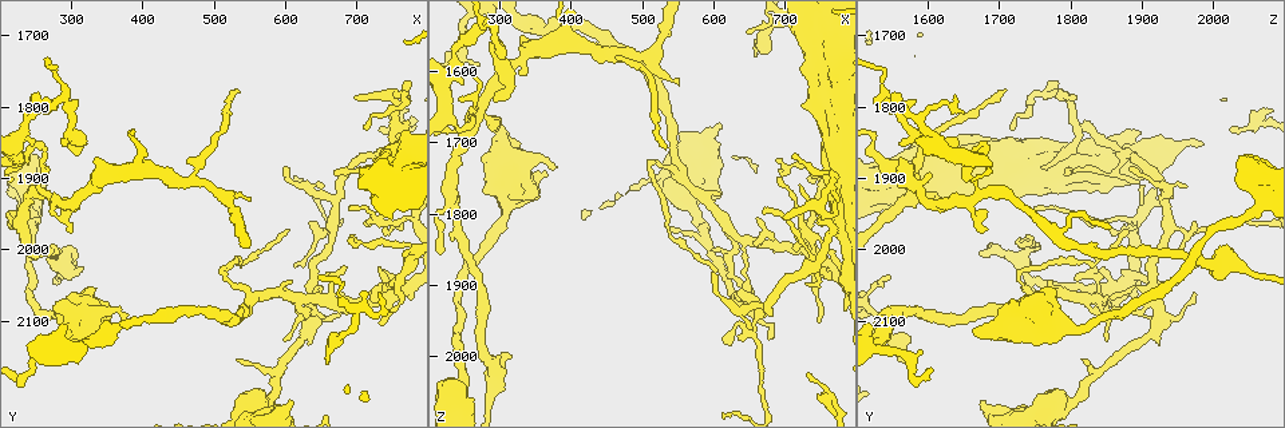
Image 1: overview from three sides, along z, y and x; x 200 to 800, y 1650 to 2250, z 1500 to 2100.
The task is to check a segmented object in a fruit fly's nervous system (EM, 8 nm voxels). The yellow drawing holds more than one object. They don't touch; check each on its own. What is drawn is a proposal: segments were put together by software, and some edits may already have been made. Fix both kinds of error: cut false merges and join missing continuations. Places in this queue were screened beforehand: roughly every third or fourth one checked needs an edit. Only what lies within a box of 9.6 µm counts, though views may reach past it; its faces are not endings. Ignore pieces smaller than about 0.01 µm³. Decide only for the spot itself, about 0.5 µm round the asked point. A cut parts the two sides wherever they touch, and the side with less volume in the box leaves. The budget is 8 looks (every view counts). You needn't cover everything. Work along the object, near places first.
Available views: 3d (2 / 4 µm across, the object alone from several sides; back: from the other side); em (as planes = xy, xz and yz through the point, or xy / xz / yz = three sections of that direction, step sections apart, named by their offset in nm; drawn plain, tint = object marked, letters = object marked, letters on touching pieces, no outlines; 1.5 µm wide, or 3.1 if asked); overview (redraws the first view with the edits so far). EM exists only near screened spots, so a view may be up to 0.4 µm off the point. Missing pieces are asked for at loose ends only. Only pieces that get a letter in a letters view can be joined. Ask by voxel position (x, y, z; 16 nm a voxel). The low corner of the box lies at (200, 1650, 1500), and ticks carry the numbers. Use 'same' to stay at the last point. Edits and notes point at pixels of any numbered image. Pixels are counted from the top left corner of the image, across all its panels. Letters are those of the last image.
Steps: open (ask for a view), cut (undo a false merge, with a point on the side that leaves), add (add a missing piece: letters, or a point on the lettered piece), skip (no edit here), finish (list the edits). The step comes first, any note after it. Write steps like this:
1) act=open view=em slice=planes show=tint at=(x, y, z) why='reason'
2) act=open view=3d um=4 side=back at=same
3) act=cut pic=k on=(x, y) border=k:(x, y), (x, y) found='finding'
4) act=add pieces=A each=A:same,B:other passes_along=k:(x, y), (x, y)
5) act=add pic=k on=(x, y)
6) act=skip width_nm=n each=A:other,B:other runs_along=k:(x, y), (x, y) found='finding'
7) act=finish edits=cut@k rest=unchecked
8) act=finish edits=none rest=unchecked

act=open view=3d um=2 at=(250, 1850, 1675) why='abrupt turn'

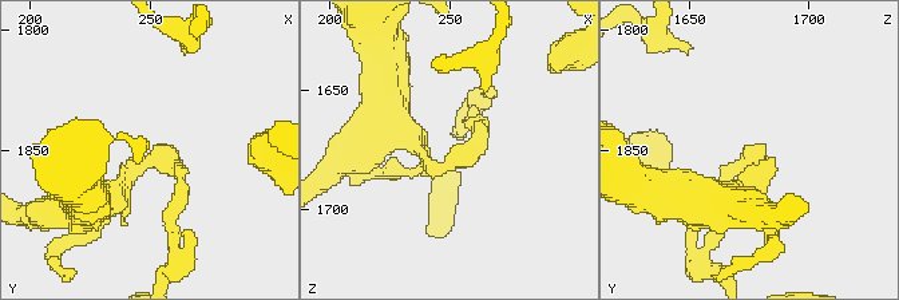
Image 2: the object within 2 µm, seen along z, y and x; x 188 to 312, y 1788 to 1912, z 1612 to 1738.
act=open view=em slice=planes show=letters at=(253, 1856, 1679) why='shape alone is not enough'

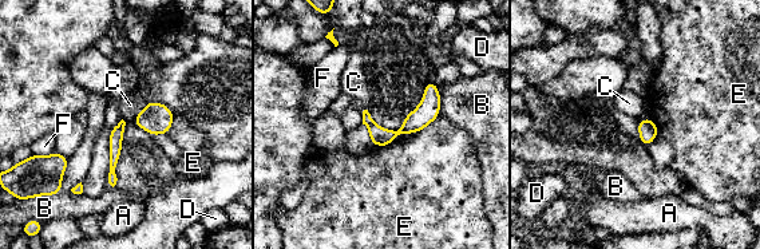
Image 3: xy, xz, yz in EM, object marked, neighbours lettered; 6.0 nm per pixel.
act=cut pic=3 on=(113, 178) width_nm=110 each=A:other,B:other,C:other,D:other,E:other,F:other found='a second neuron is stuck on'

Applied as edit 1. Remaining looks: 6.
act=open view=overview

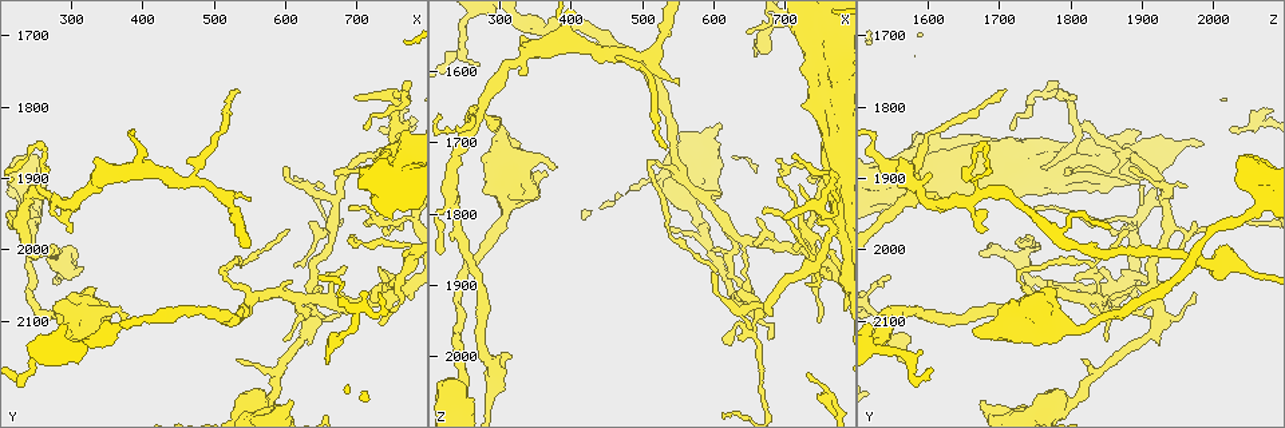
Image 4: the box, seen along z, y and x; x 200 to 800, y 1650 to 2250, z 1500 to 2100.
act=open view=em slice=planes show=tint at=(640, 2050, 1915) why='four-way junction'

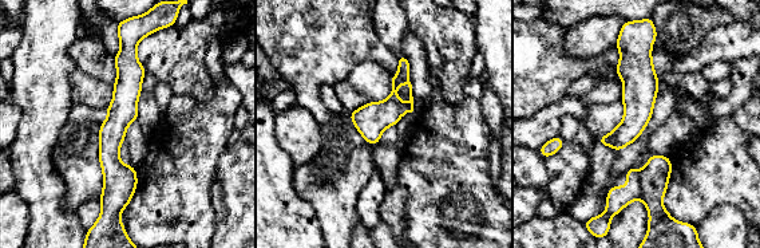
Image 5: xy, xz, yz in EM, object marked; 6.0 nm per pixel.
act=open view=em slice=planes show=letters at=same why='what lies round it'

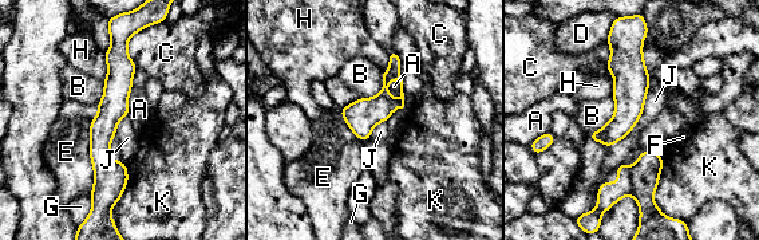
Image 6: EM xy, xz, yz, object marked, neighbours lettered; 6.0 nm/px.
act=skip each=A:other,B:other,C:other,D:other,E:other,F:other,G:other,H:other,J:other,K:other found='continuous, no second neuron'

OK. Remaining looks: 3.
act=open view=em slice=planes show=letters at=(755, 1785, 1790) why='branch point'

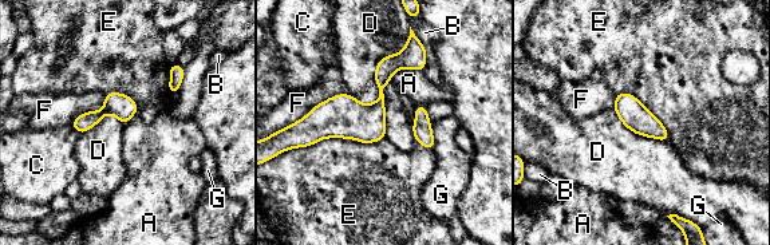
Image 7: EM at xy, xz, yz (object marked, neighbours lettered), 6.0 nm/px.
act=skip each=A:other,B:other,C:other,D:other,E:other,F:other,G:other border=7:(422, 70), (384, 87), (384, 137) found='continuous, no second neuron'

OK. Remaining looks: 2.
act=finish edits=cut@3 rest=unchecked

